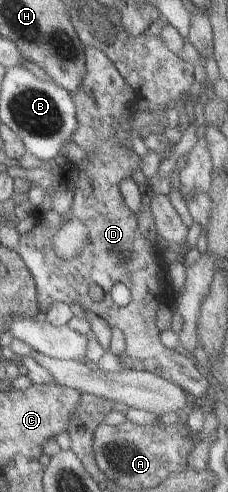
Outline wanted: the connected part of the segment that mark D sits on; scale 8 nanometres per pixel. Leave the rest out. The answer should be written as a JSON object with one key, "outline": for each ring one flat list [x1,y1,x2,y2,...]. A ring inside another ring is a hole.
{"outline":[[87,46,84,56,85,76,77,90,70,93,78,120,76,131,70,136,70,140,85,148,87,154,85,159,75,164,78,173,72,178,75,180,73,204,63,214,57,214,52,209,36,212,37,222,30,231,20,234,16,251,36,282,41,312,45,313,57,301,80,304,84,310,90,310,104,318,110,328,119,328,123,332,126,346,119,355,119,360,125,369,152,372,174,382,191,398,200,401,212,390,211,384,199,372,190,354,179,348,165,347,161,343,160,331,155,325,157,308,161,304,175,309,177,294,168,281,168,269,165,269,162,257,151,252,148,239,137,226,136,213,129,210,119,192,119,184,143,164,141,157,131,147,133,132,124,112,127,109,128,116,131,116,136,111,137,92,104,52],[130,107,134,107,134,110,129,110],[69,220,85,222,89,232,87,244,73,260,59,258,51,246,55,232],[91,284,99,284,103,288,105,299,102,302,95,302,89,297],[114,284,125,284,131,292,127,306,119,306,111,299,110,290]]}

